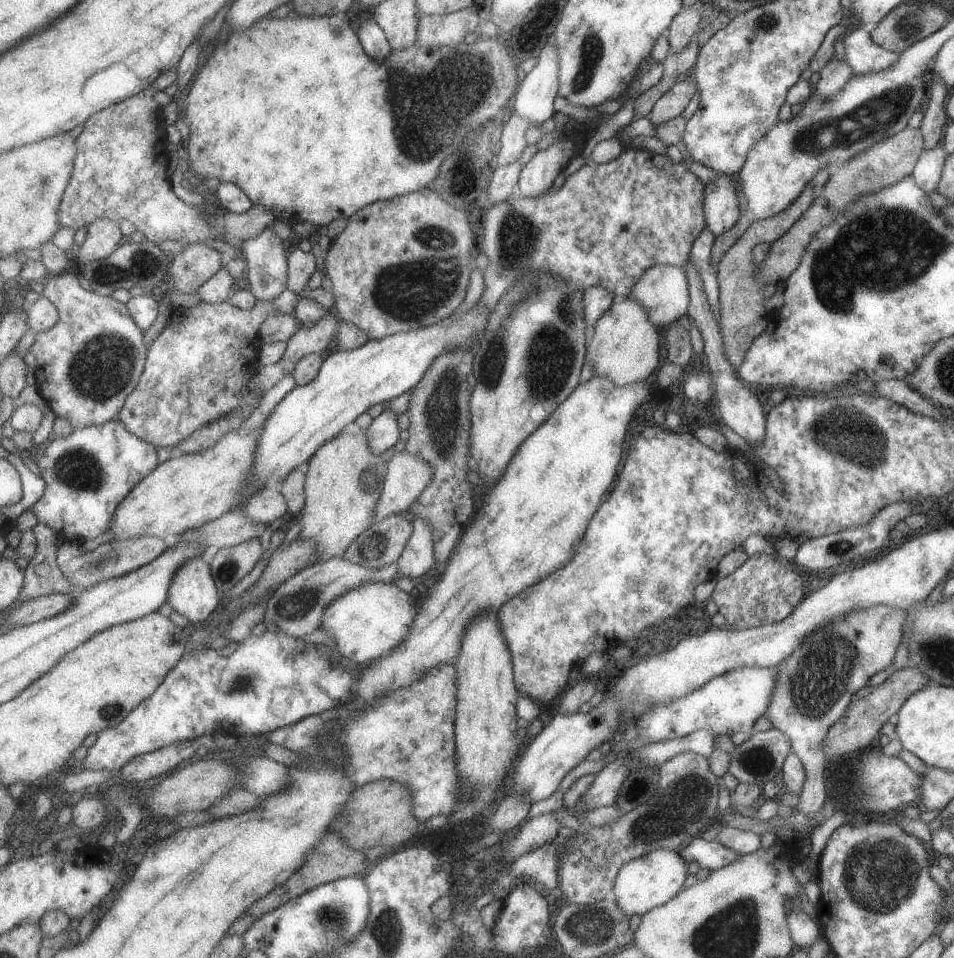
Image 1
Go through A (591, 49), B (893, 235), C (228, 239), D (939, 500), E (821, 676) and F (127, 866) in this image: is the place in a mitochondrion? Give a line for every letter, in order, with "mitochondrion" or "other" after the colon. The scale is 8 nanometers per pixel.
A: mitochondrion
B: mitochondrion
C: other
D: other
E: mitochondrion
F: other

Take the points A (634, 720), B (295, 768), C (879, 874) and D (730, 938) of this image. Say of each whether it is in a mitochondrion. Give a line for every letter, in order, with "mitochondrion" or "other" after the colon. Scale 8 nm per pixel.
A: other
B: other
C: mitochondrion
D: mitochondrion

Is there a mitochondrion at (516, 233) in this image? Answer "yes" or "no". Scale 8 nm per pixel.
yes

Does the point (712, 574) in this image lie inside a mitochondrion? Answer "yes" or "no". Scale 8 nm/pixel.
no

